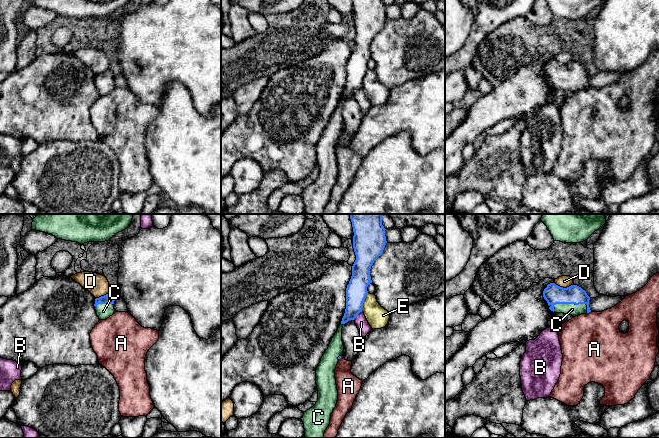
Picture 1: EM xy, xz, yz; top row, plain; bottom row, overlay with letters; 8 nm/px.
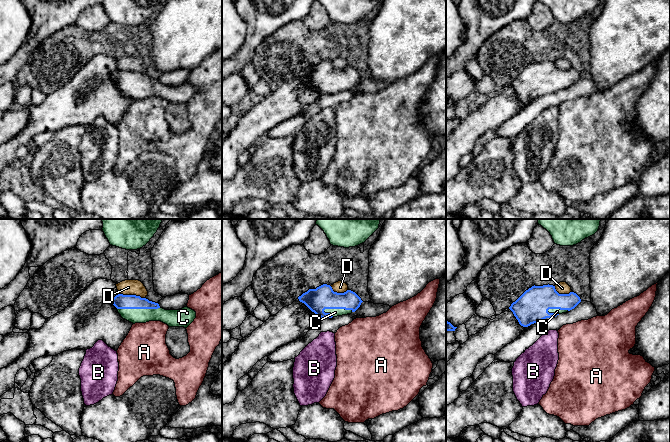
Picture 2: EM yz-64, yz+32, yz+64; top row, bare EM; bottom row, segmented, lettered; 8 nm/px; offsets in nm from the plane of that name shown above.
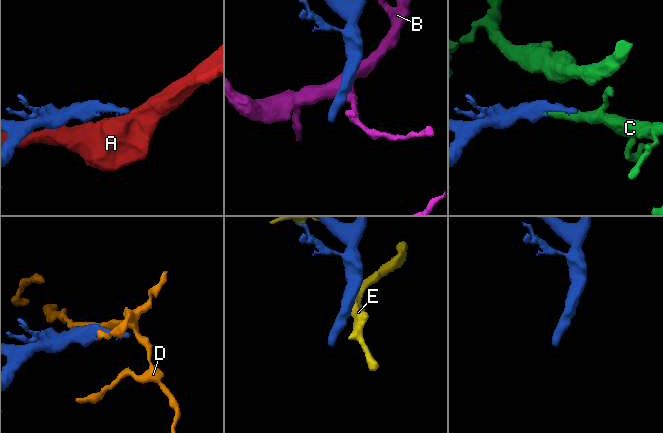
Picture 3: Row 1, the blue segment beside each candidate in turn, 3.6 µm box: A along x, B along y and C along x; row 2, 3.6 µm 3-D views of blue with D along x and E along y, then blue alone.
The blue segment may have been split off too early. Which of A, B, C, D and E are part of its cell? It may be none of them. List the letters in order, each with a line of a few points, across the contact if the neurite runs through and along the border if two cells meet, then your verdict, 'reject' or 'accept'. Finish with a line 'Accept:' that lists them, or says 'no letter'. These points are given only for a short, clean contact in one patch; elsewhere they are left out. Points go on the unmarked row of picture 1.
A: yz (591, 87), (587, 89) | reject
B: xz (361, 87), (353, 95) | reject
C: accept
D: reject
E: reject
Accept: C

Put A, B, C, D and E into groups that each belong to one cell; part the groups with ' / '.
A / B / C / D / E

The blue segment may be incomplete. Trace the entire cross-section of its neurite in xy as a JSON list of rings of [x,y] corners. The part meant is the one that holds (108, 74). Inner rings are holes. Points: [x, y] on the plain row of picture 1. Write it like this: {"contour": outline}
{"contour": [[[109,69],[95,75],[94,82],[100,96],[105,96],[114,90],[114,77],[115,74]]]}

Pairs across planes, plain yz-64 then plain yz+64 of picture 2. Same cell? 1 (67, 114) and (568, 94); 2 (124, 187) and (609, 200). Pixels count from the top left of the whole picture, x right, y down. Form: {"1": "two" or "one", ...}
{"1": "two", "2": "two"}

